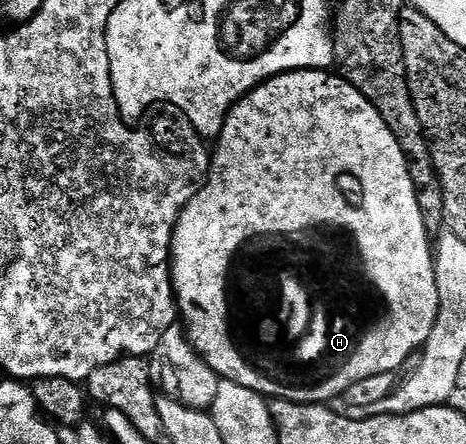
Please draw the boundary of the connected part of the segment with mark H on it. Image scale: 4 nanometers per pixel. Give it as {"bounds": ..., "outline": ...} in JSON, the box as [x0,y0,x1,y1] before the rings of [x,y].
{"bounds":[171,68,439,404],"outline":[[[302,68],[299,72],[282,72],[279,76],[272,76],[269,80],[264,80],[258,84],[252,92],[248,92],[242,100],[237,101],[229,109],[229,117],[225,119],[225,125],[221,135],[216,137],[217,152],[212,153],[207,179],[194,191],[193,197],[185,203],[181,210],[181,217],[177,219],[177,225],[173,227],[173,246],[171,249],[171,275],[173,277],[173,295],[177,301],[177,310],[180,319],[183,321],[185,333],[189,335],[189,341],[193,348],[201,355],[203,362],[215,370],[215,374],[222,380],[230,380],[239,386],[247,386],[247,390],[255,390],[260,396],[270,399],[289,400],[299,404],[319,404],[322,402],[333,402],[336,398],[344,397],[348,388],[355,386],[355,382],[363,382],[363,378],[371,378],[371,374],[396,373],[397,368],[401,368],[409,360],[409,355],[424,348],[431,330],[435,326],[435,318],[439,314],[439,290],[435,282],[435,259],[434,249],[431,247],[431,237],[424,228],[423,214],[420,213],[419,199],[416,197],[415,186],[411,182],[409,167],[405,161],[403,150],[399,142],[395,142],[395,134],[383,122],[379,110],[355,90],[340,75],[329,70],[314,70]]]}

